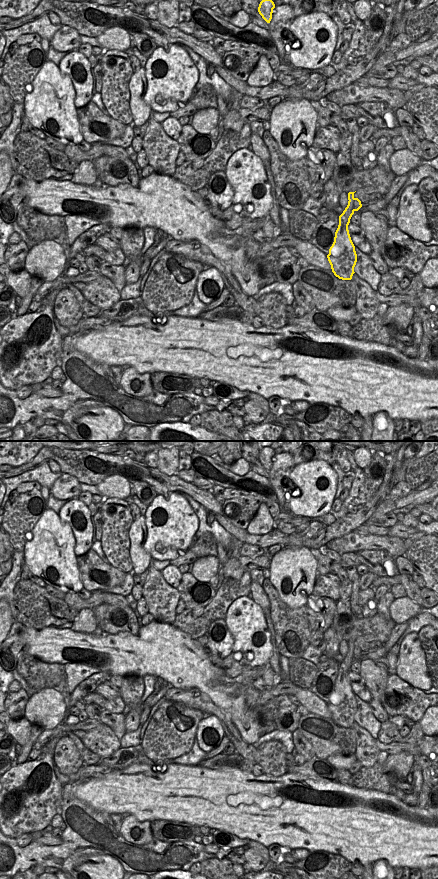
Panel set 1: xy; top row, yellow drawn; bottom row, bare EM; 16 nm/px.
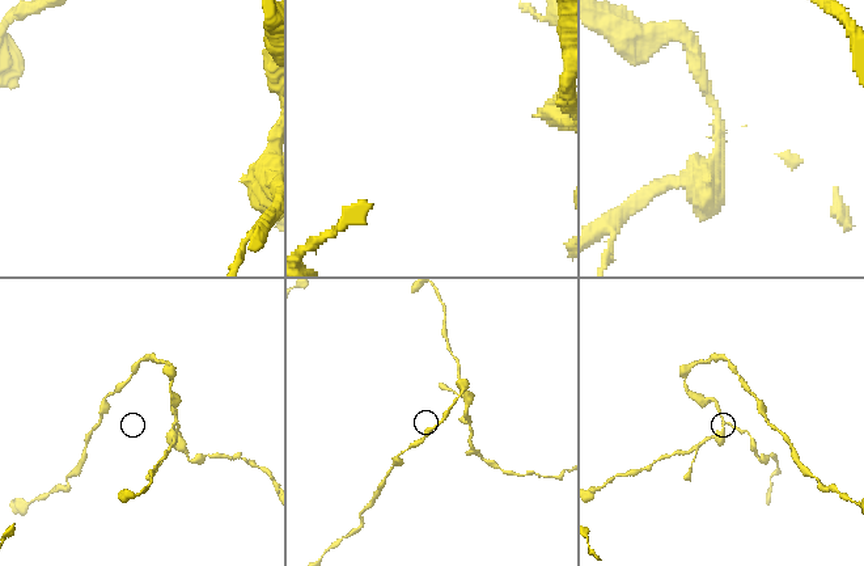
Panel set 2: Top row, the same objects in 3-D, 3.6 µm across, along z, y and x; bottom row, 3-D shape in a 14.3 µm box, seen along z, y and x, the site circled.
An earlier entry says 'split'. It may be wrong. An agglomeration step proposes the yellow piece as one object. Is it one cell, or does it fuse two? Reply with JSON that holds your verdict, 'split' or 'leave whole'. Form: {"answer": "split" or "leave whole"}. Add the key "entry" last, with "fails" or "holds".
{"answer": "split", "entry": "holds"}

